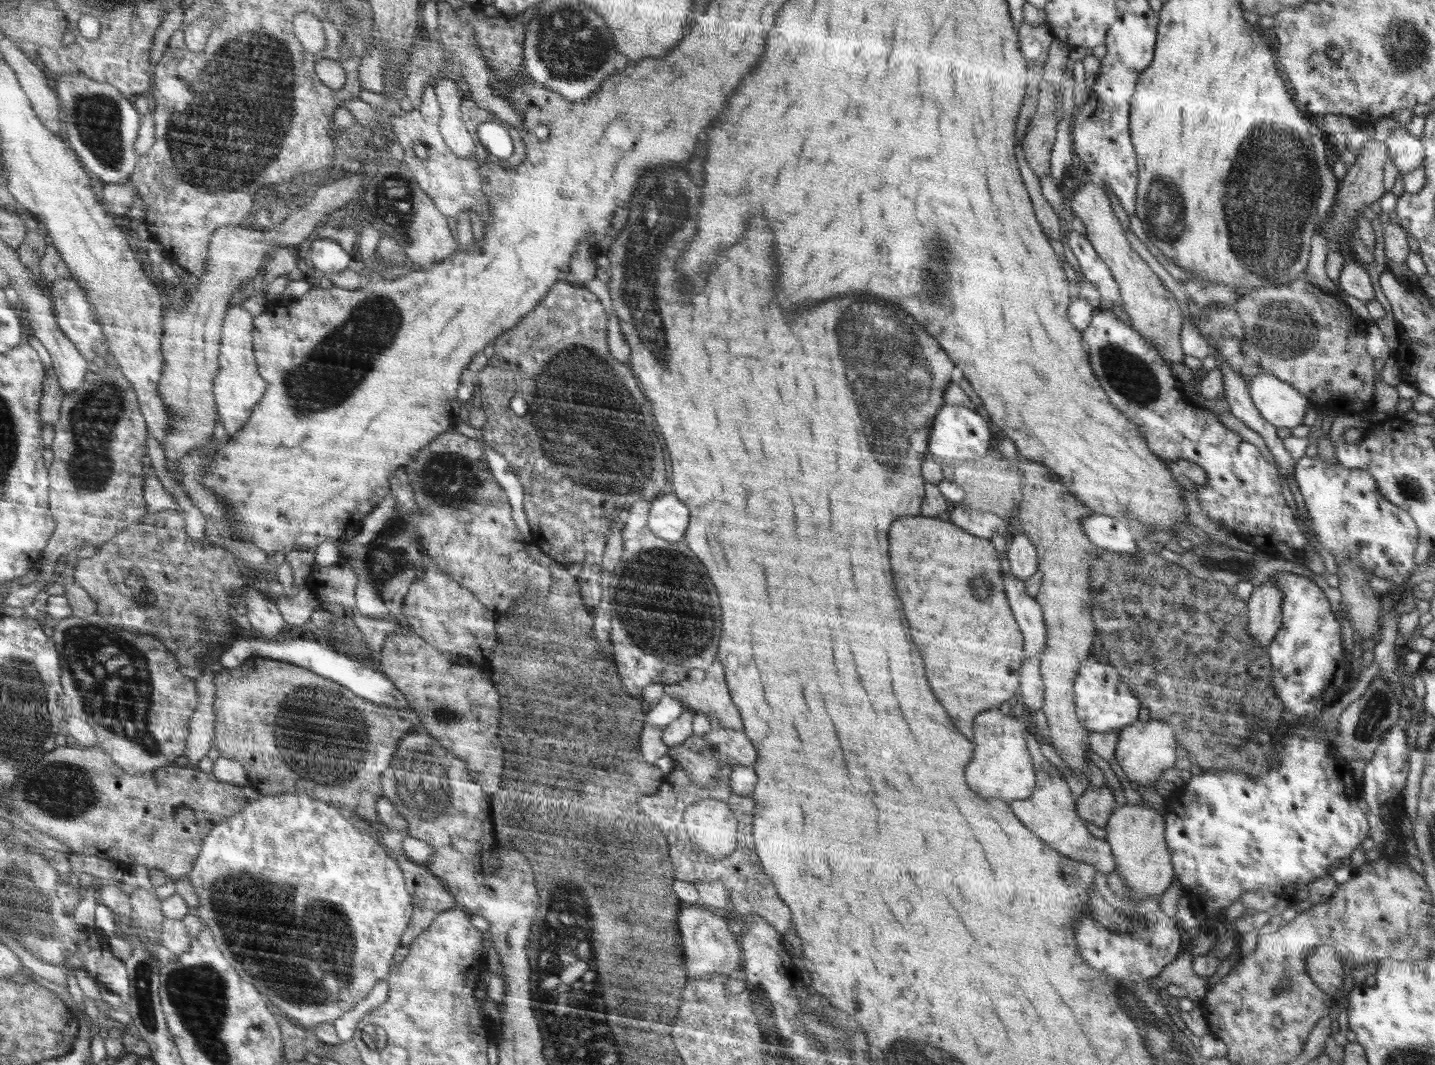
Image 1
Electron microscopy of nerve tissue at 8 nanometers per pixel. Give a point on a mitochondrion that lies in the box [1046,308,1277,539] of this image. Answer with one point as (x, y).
(1132, 379)

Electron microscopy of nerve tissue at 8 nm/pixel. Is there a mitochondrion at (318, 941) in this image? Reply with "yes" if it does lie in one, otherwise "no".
yes

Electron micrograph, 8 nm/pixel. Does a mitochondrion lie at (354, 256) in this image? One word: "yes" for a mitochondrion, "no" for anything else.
no

